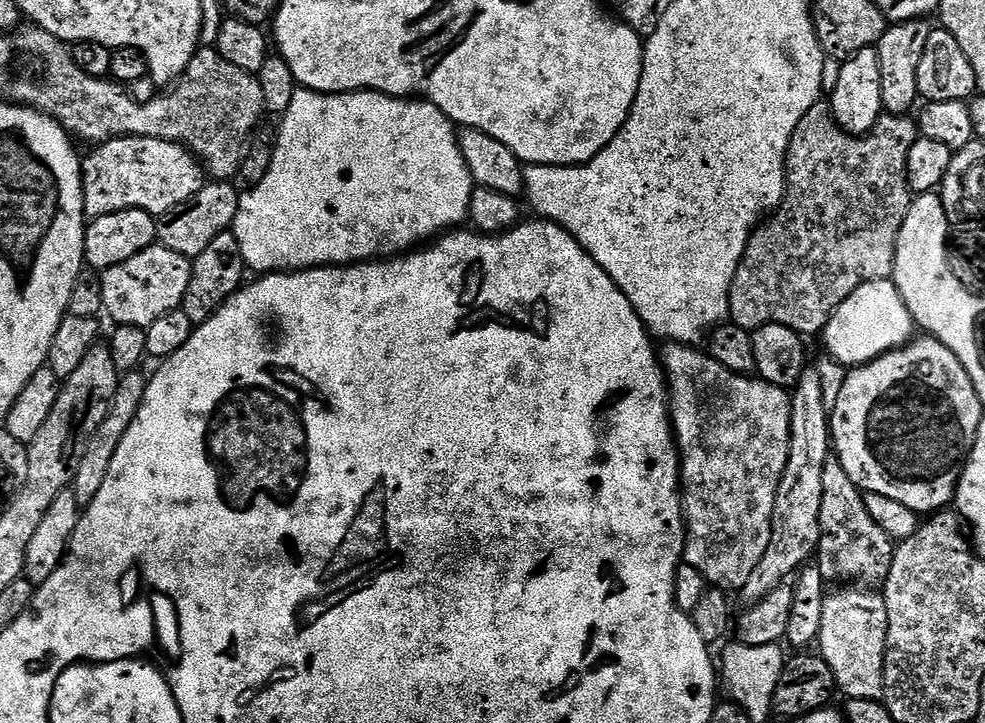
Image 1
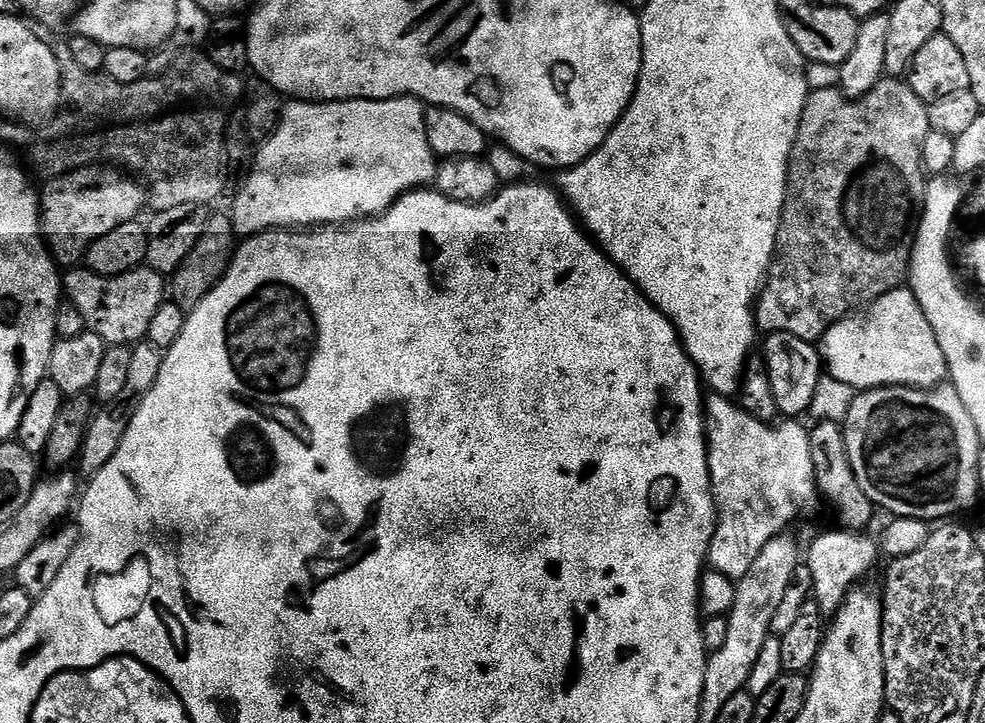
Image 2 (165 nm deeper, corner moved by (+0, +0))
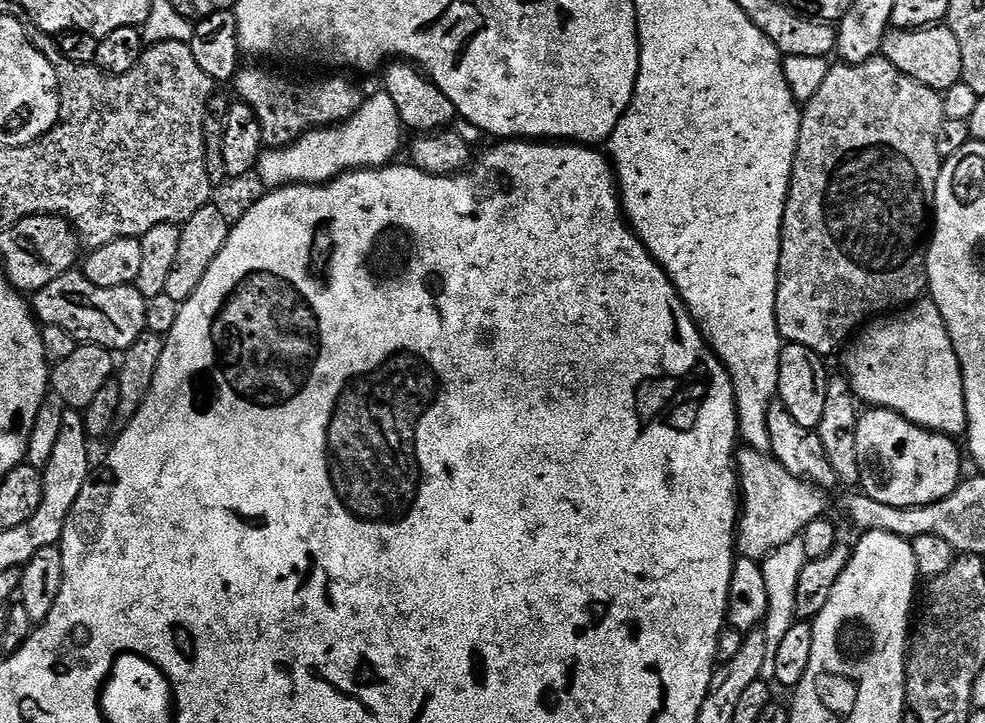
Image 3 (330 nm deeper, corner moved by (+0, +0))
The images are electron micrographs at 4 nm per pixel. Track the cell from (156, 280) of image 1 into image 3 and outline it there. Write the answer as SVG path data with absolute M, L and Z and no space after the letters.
M73 270L54 278L50 286L35 293L30 300L33 313L41 325L62 326L80 344L97 344L109 350L129 348L146 330L147 300L136 287L94 286L83 271Z

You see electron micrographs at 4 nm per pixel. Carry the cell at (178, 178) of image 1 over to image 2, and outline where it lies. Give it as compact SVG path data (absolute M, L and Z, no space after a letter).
M112 166L76 168L57 175L45 188L42 188L42 232L46 237L52 259L56 261L57 265L79 265L87 257L88 248L94 241L110 234L110 230L118 230L118 226L133 223L139 217L136 215L143 210L144 204L146 208L145 189L131 175L128 177L123 174L128 175Z

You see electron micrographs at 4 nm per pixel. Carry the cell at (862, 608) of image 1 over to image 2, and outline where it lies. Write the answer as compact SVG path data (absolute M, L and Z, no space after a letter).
M835 530L836 532L824 532L809 548L806 548L806 563L810 574L814 574L814 586L812 587L812 599L818 602L818 606L825 614L835 614L844 605L844 600L849 592L857 587L859 580L864 580L872 572L872 567L882 560L880 545L860 530Z

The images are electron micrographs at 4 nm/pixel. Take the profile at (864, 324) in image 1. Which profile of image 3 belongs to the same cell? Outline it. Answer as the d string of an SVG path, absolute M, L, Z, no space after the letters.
M931 298L917 300L911 305L910 312L913 312L913 316L905 324L900 314L888 314L883 318L873 319L855 337L856 345L854 345L854 340L851 347L847 349L849 352L846 375L851 383L852 391L856 393L857 401L864 403L865 400L865 405L873 408L894 410L920 428L928 428L931 432L941 432L943 436L963 437L968 431L964 375L960 369L958 354L946 330L946 322Z

